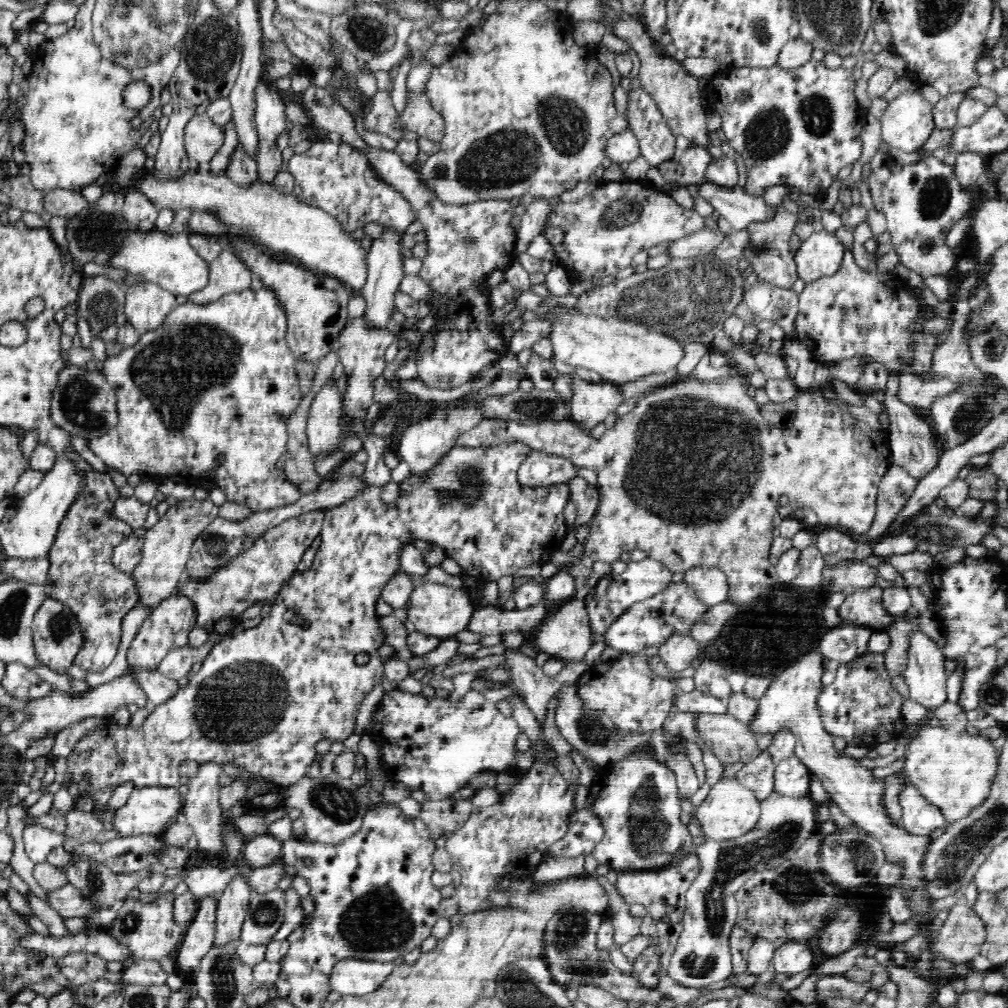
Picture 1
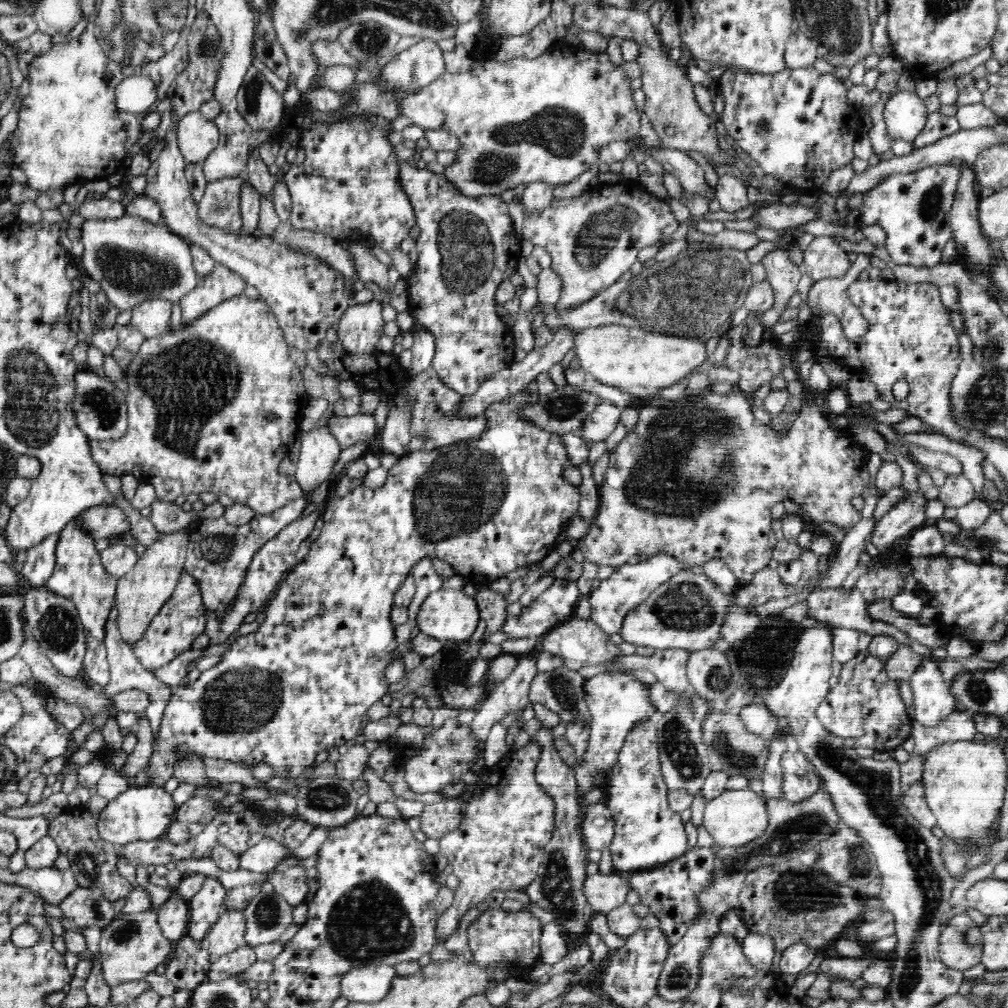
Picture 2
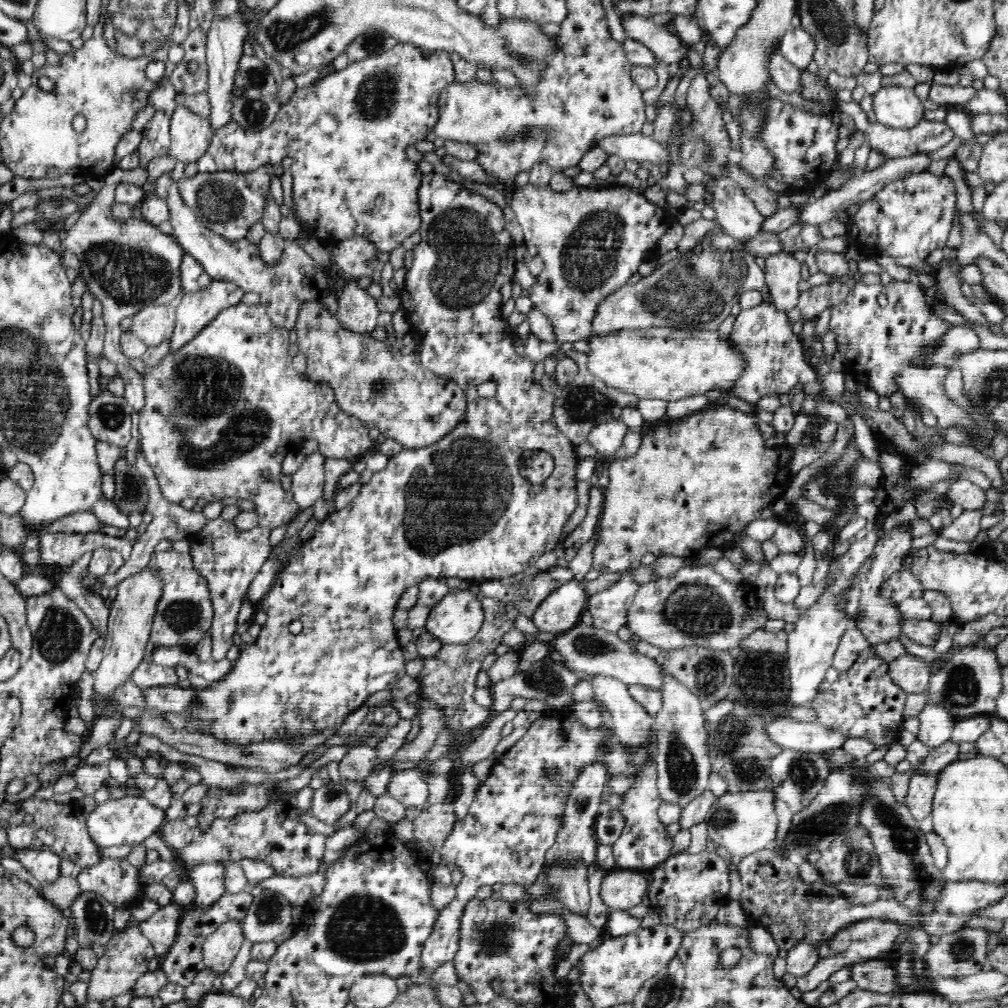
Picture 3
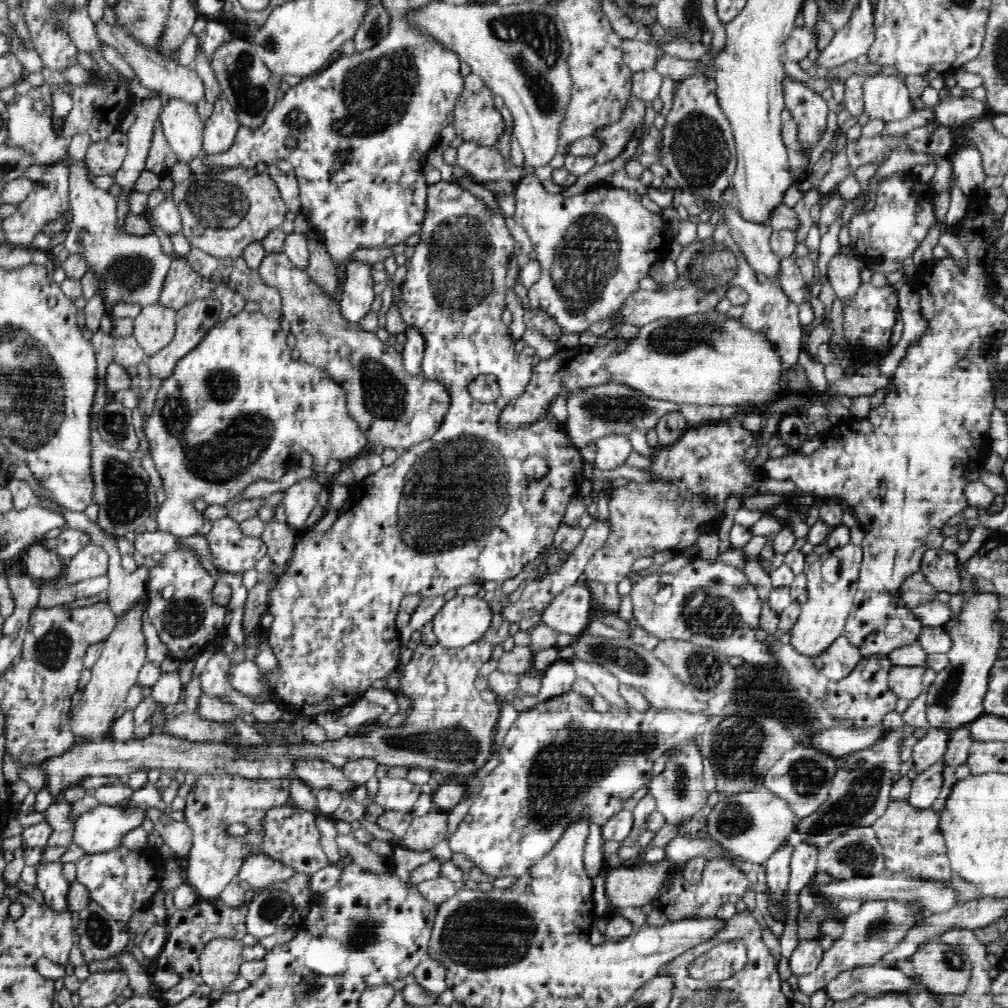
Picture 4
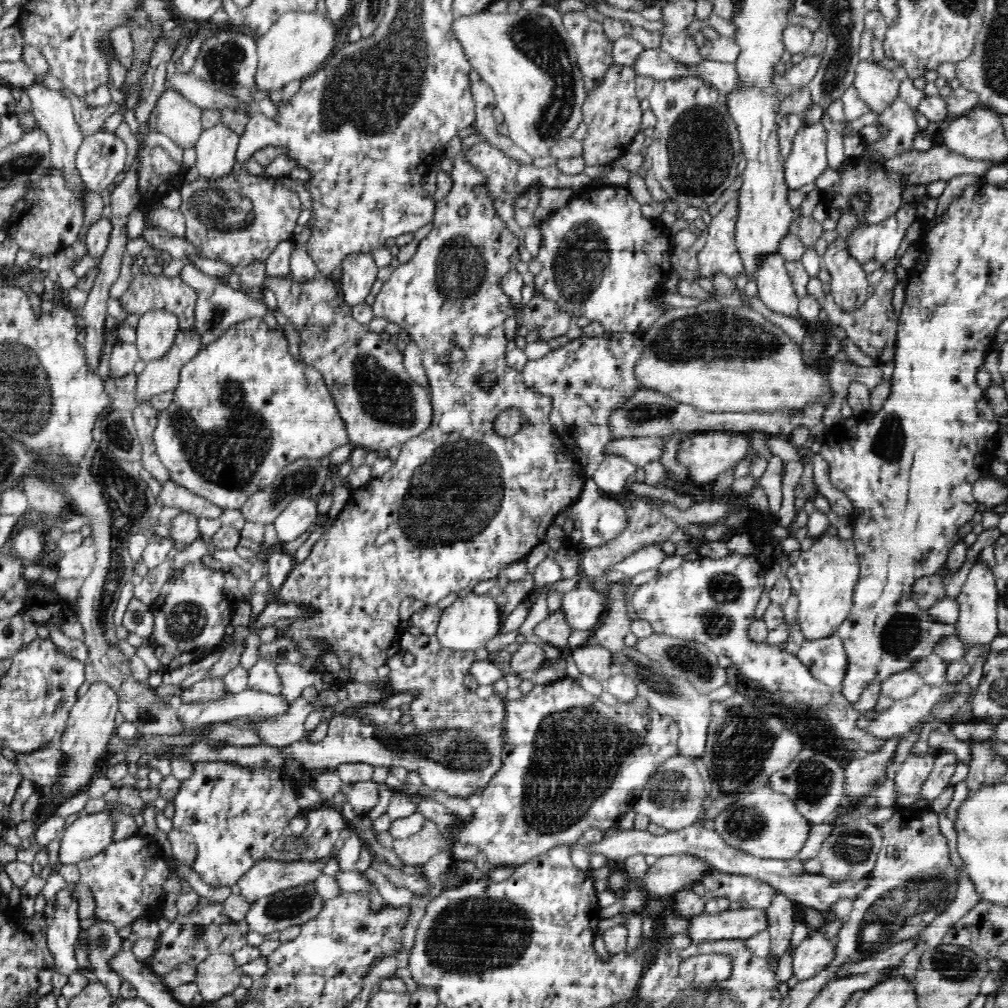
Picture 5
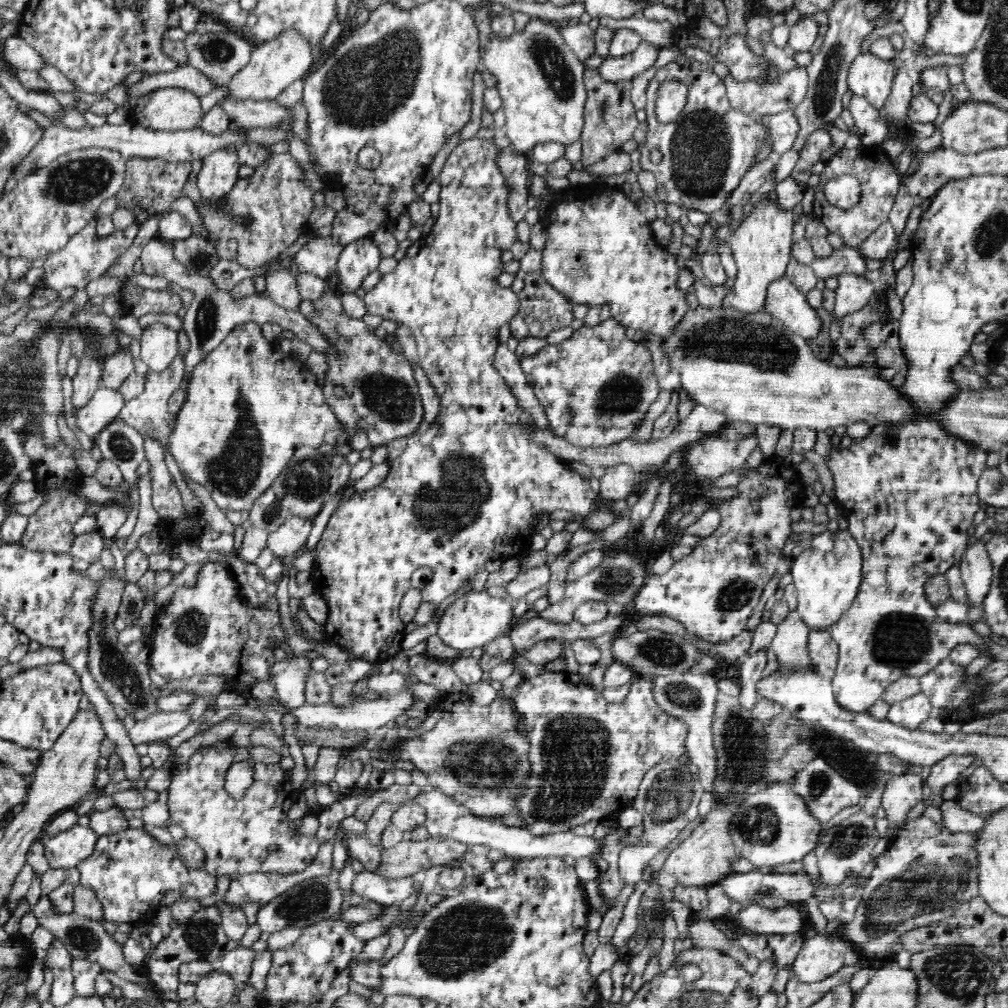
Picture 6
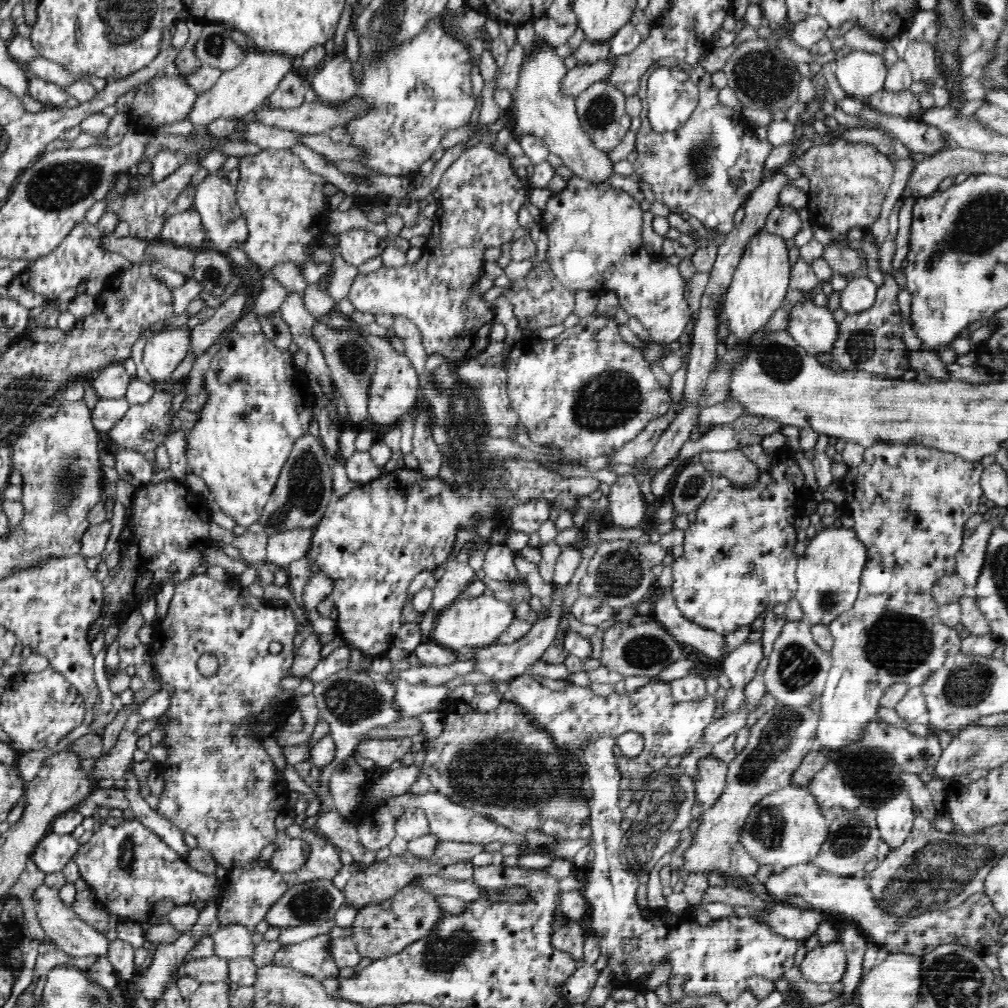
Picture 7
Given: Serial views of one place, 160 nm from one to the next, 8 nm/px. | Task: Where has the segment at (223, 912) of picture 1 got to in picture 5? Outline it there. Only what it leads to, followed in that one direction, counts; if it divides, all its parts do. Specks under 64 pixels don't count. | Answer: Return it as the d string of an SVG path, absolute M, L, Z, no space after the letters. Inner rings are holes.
M211 953L195 968L194 982L198 985L204 1003L209 1006L224 996L237 994L241 990L240 975L243 971L234 962L232 953Z

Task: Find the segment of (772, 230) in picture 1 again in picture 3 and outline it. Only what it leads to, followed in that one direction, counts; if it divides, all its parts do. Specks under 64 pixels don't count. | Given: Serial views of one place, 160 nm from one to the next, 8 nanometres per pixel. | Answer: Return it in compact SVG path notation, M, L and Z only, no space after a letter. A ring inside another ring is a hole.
M784 251L765 258L765 281L777 310L788 312L798 307L800 266L793 254Z

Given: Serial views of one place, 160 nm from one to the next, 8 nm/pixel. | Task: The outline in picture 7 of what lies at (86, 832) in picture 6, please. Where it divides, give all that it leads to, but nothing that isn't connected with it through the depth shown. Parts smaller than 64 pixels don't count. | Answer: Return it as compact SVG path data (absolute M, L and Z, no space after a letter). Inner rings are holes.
M46 833L37 844L31 859L44 873L62 871L66 863L78 852L78 839L71 834Z

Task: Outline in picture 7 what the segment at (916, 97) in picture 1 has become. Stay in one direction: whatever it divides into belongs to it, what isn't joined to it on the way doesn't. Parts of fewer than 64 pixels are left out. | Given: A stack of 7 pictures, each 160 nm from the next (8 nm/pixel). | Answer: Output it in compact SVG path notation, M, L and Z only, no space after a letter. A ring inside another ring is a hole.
M852 51L836 60L836 79L847 96L869 99L885 89L888 68L883 56Z

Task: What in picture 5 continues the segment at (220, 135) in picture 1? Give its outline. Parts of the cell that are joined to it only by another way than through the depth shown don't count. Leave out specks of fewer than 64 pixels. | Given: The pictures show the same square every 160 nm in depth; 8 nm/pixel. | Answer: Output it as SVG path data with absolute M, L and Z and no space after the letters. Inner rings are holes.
M167 89L148 117L151 132L162 132L185 150L192 148L202 134L201 109L180 92Z

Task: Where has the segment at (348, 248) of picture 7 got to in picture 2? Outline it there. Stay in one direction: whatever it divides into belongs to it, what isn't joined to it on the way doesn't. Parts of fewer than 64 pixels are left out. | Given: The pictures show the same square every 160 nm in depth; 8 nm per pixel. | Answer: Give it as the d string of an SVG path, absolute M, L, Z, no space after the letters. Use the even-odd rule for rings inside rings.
M372 299L366 304L351 304L339 320L337 335L350 355L372 355L376 344L385 336L382 304Z

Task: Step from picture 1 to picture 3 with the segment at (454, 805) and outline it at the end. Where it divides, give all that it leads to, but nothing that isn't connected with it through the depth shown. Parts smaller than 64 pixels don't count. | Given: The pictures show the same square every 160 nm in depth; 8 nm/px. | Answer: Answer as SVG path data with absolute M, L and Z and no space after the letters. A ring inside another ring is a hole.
M452 801L426 805L426 808L413 820L413 834L416 844L440 844L446 840L456 822L456 813Z

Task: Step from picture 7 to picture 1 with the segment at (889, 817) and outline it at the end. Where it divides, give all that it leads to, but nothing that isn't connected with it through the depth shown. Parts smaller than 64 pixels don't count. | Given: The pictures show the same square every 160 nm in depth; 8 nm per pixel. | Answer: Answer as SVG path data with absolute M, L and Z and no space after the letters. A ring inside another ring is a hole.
M919 628L910 636L908 663L902 674L909 688L909 698L934 710L947 700L945 655L942 647Z

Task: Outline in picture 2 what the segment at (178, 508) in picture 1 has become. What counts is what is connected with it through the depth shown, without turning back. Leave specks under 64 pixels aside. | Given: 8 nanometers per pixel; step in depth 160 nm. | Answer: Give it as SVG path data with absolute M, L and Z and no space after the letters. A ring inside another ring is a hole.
M217 501L214 504L206 505L205 509L199 512L199 516L195 518L195 522L188 525L186 529L159 534L159 540L147 547L134 568L118 579L118 588L115 594L118 616L115 621L124 643L128 643L130 646L136 645L143 638L143 633L150 626L152 618L174 593L182 572L185 571L186 550L188 550L190 533L195 524L202 519L223 517L225 510L226 507Z

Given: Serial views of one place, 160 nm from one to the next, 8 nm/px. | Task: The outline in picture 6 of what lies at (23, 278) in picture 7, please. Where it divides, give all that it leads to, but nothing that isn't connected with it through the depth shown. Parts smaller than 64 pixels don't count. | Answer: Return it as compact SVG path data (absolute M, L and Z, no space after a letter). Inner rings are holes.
M93 218L80 232L70 237L68 244L60 252L48 255L44 259L44 278L40 284L56 292L62 292L68 286L74 286L77 290L86 287L88 282L104 276L108 268L130 248L140 225L141 223L135 220L133 225L124 230L116 229L108 236L100 236L96 233L96 220Z

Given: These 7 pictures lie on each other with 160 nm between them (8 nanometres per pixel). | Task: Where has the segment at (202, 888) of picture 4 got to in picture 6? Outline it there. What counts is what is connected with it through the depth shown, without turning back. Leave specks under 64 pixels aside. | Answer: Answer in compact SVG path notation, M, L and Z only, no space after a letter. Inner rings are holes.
M236 746L225 749L205 747L194 752L185 764L173 765L167 800L168 825L181 826L186 830L185 836L194 839L202 847L205 854L203 868L210 875L226 874L232 880L252 872L280 874L302 872L316 858L320 844L316 835L296 835L290 828L292 822L288 821L287 814L288 810L292 808L292 804L296 802L299 792L290 786L291 782L280 769L280 765L255 763L255 771L252 774L253 784L242 798L234 798L226 791L226 775L230 766L235 762L250 760L251 756L246 747ZM270 846L276 846L276 850L270 850Z

